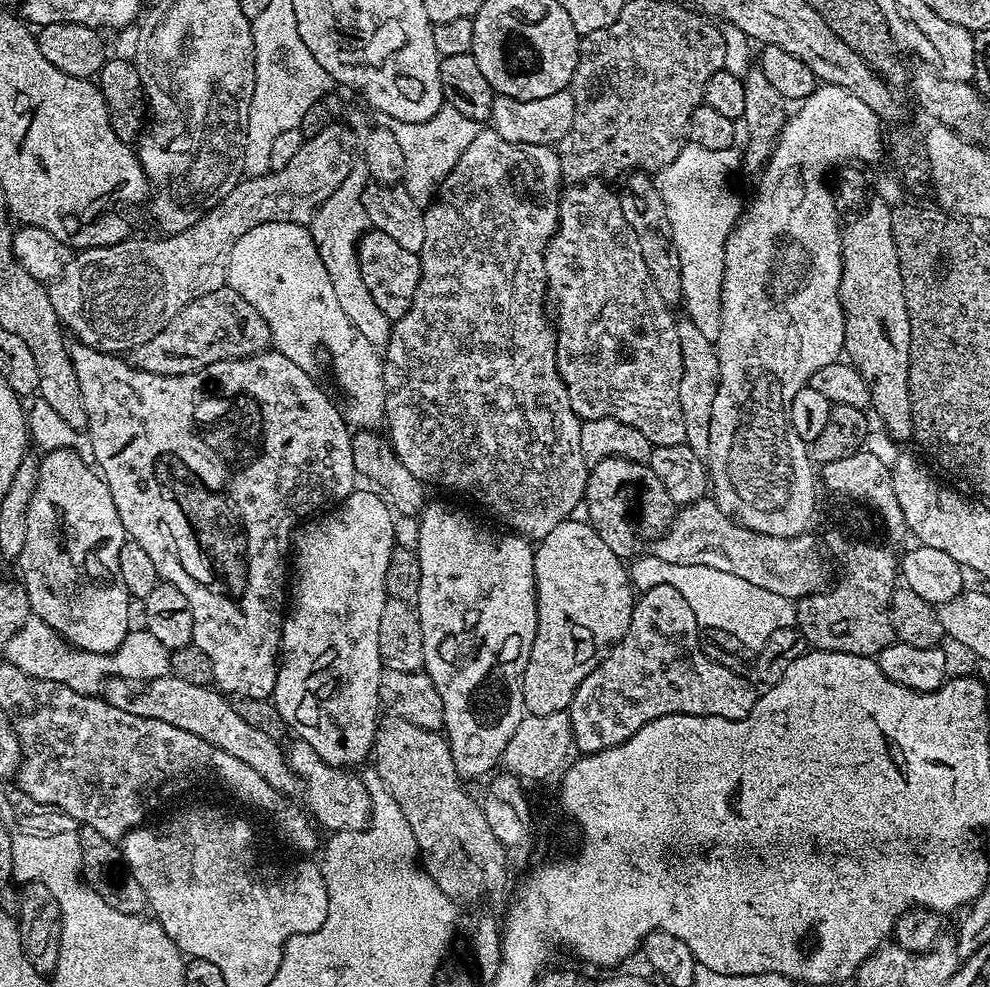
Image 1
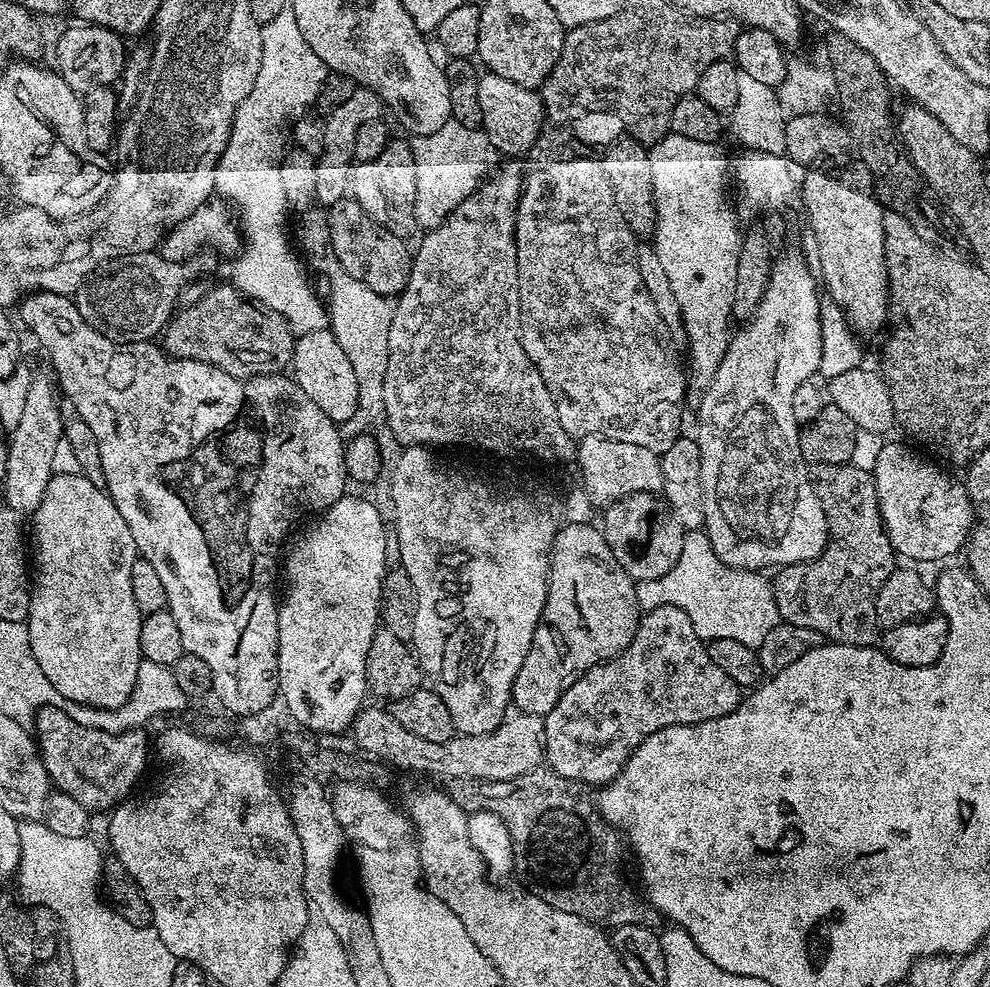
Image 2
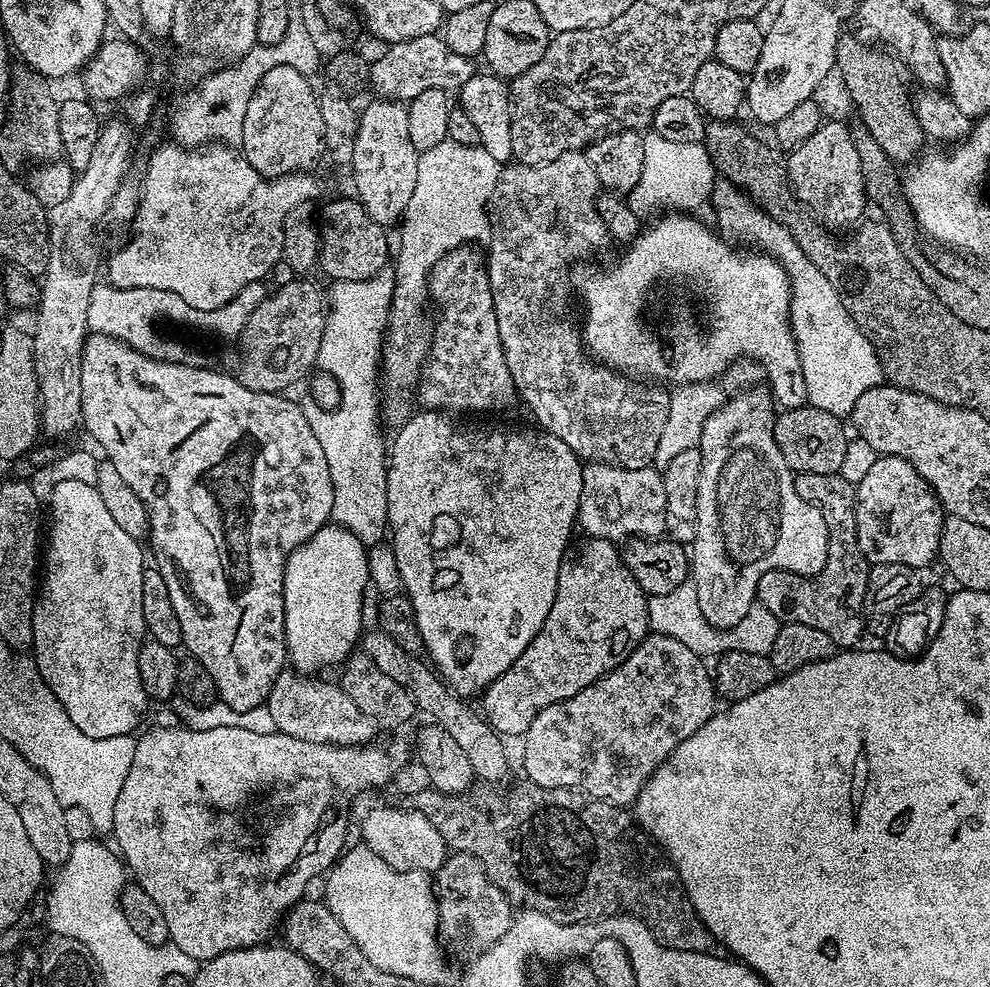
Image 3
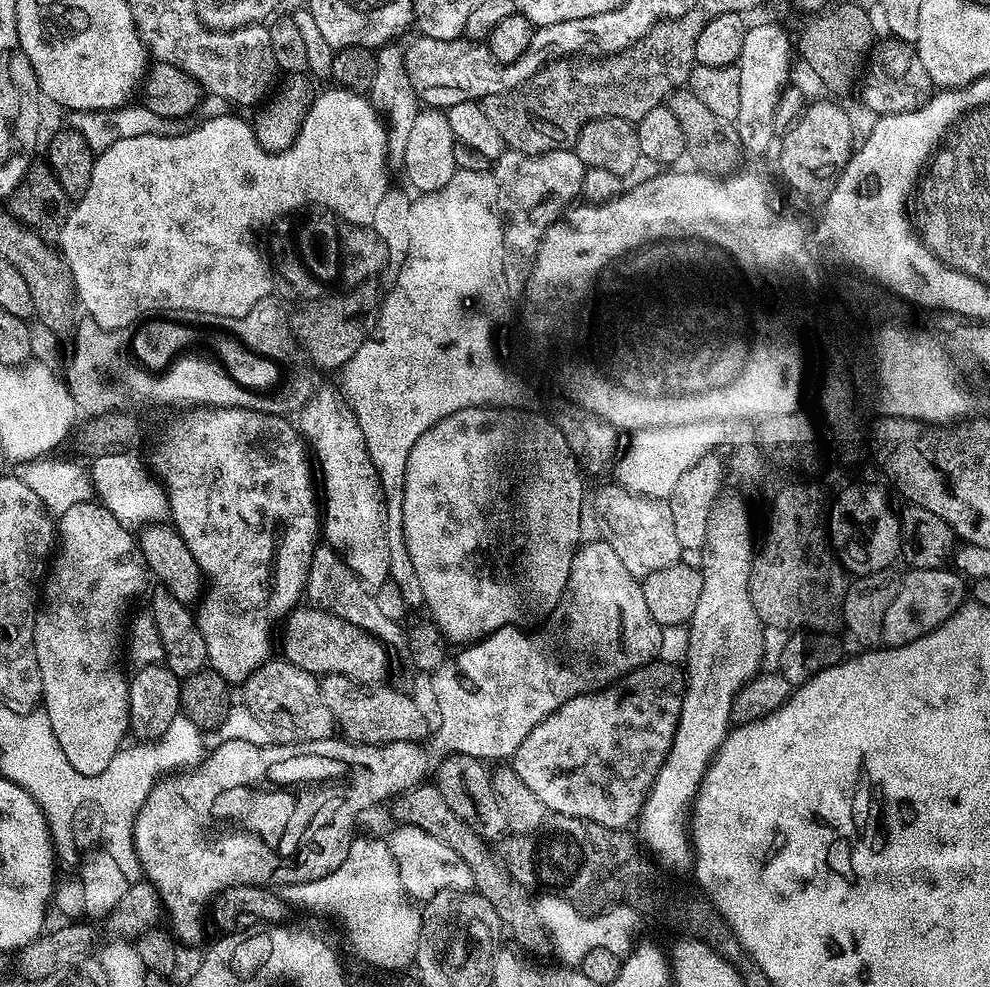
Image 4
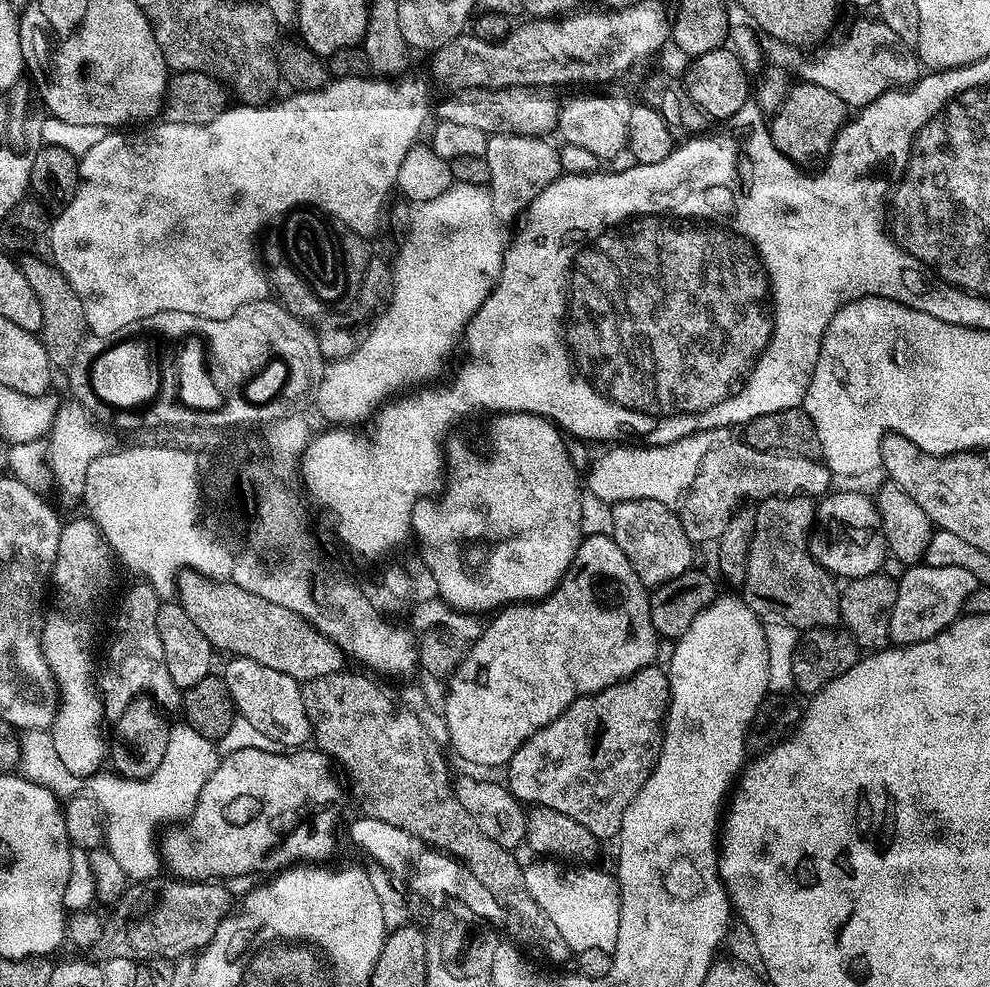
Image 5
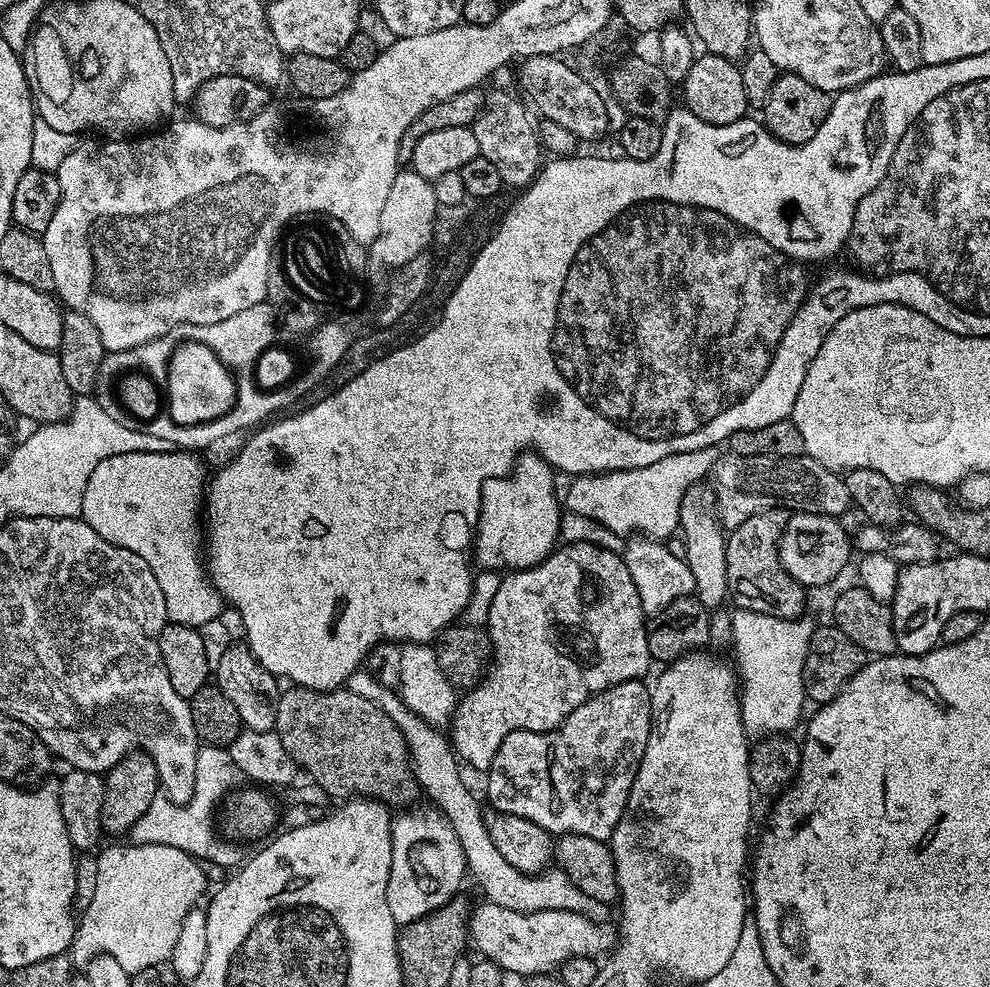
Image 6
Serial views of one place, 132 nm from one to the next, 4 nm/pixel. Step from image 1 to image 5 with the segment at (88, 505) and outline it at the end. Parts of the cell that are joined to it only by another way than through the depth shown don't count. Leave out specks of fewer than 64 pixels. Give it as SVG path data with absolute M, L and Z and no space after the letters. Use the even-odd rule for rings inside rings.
M91 518L83 519L72 520L69 524L67 521L62 528L50 580L51 587L56 587L56 609L48 617L43 617L40 651L56 680L58 703L50 733L58 755L75 777L91 778L106 764L104 702L94 668L92 672L92 639L96 636L92 623L96 620L96 607L100 599L107 594L112 584L117 561L113 549L100 533L100 527Z

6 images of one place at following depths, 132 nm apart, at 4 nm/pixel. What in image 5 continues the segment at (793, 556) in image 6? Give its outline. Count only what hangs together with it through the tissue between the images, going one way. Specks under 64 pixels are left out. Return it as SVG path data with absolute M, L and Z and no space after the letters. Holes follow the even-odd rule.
M835 492L819 501L808 542L809 552L825 570L837 578L856 580L860 576L881 571L885 567L886 545L880 514L873 497L863 496L860 492Z

